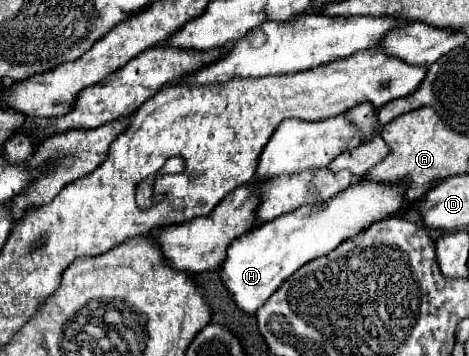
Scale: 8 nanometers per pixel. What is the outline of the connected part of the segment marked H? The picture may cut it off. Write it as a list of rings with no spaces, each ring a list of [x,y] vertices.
[[[358,180],[344,192],[336,194],[330,202],[308,204],[300,210],[284,214],[282,218],[254,226],[228,246],[226,260],[220,268],[220,282],[228,290],[238,310],[254,314],[300,266],[322,254],[328,254],[340,242],[356,236],[370,224],[404,212],[408,206],[402,202],[402,196],[402,184],[392,186]]]

